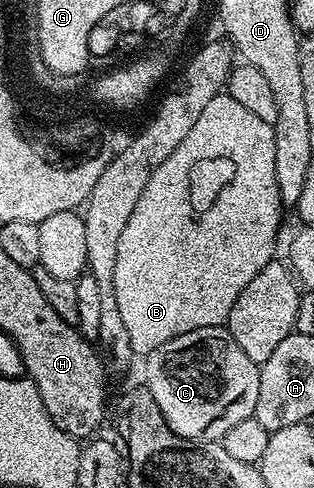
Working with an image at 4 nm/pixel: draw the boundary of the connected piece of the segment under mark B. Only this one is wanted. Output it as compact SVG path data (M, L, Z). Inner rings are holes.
M219 94L207 103L206 110L198 117L198 122L190 129L182 144L161 165L153 170L146 188L130 214L122 236L118 239L117 265L114 269L114 294L117 295L118 311L122 314L123 324L130 334L130 346L133 353L147 354L158 350L162 342L178 338L178 334L190 334L190 330L202 330L202 326L224 326L228 323L230 310L246 285L254 279L254 274L262 270L277 255L276 235L280 232L280 212L282 205L278 198L278 186L274 178L274 128L264 124L262 118L250 114L239 102L234 102L227 94Z

